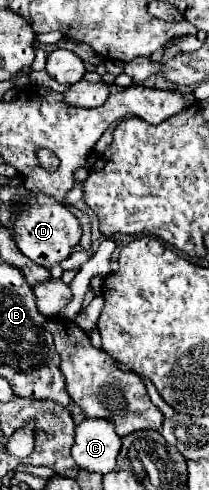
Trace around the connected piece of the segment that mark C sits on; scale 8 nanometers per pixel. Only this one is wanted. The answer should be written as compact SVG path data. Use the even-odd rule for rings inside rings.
M83 420L75 430L75 444L71 456L75 464L89 472L107 474L115 468L117 454L121 450L121 438L107 420Z

